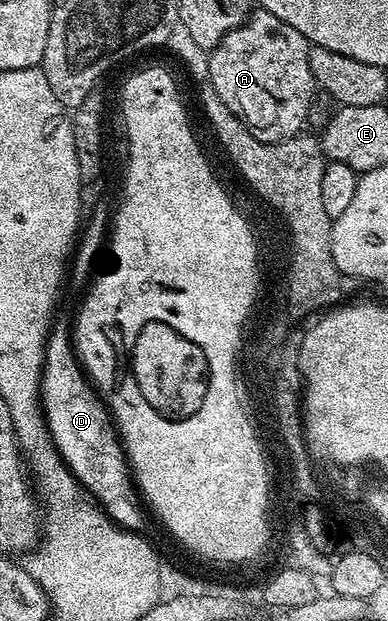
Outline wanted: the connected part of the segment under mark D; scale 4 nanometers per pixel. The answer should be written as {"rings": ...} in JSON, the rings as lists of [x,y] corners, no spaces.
{"rings":[[[59,324],[51,327],[48,345],[44,348],[44,372],[40,379],[40,396],[44,404],[44,418],[48,421],[48,430],[52,433],[54,444],[63,456],[70,472],[80,481],[80,485],[99,505],[105,514],[113,520],[124,520],[132,514],[132,510],[124,502],[132,502],[138,498],[138,490],[130,473],[130,463],[125,455],[124,447],[118,437],[118,431],[110,417],[110,411],[102,401],[99,393],[90,385],[77,355],[74,353],[74,342],[70,330]]]}

